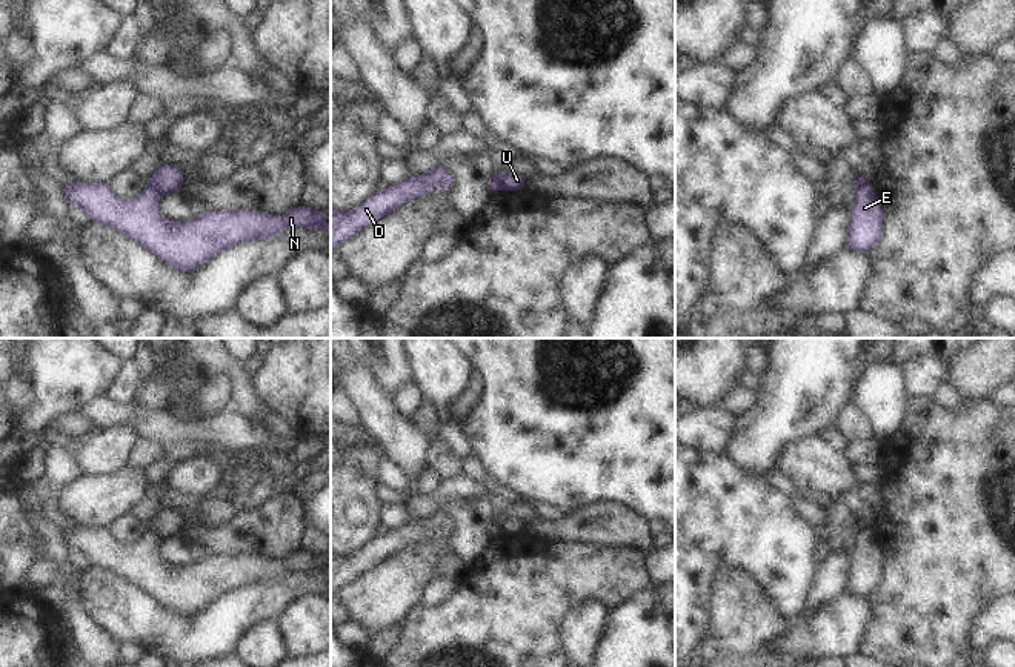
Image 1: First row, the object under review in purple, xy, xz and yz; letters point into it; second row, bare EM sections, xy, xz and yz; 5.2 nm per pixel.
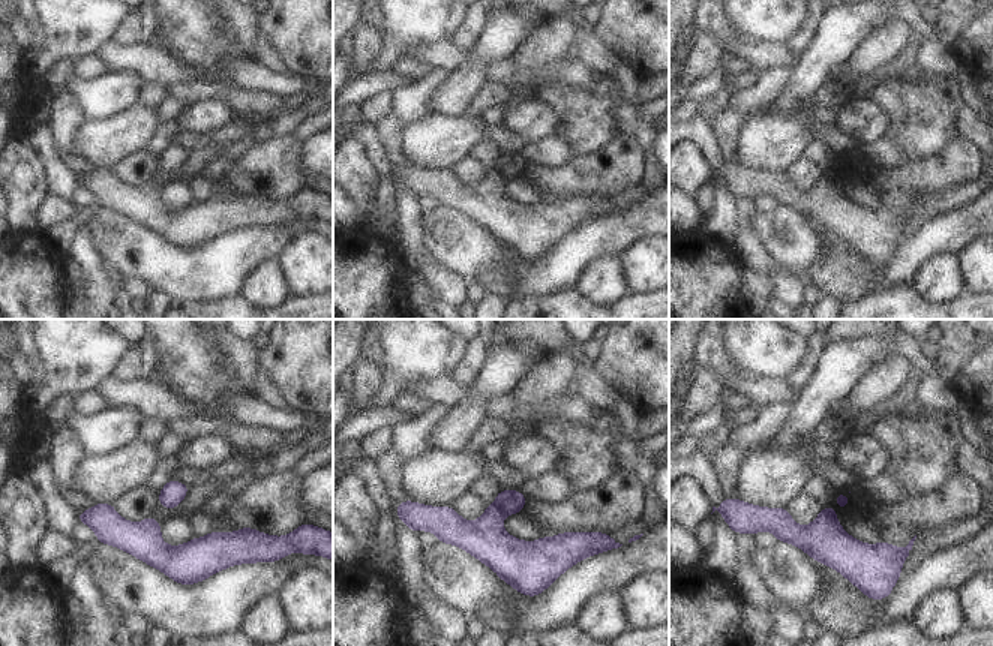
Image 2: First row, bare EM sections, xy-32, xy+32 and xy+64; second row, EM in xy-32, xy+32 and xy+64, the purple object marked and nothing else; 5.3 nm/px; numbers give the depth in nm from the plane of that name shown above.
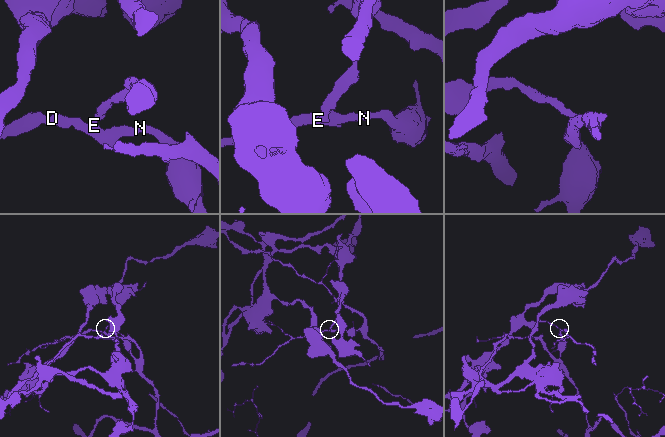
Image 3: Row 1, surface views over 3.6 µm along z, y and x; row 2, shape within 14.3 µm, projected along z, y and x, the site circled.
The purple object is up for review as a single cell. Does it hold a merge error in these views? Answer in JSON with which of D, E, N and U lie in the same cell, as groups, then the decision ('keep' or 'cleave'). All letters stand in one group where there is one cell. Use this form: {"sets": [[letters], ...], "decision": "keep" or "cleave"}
{"sets": [["D", "E", "N"], ["U"]], "decision": "cleave"}

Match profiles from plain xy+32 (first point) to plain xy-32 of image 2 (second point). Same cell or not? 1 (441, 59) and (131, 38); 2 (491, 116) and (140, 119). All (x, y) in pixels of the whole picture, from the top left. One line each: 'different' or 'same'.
1: different
2: different

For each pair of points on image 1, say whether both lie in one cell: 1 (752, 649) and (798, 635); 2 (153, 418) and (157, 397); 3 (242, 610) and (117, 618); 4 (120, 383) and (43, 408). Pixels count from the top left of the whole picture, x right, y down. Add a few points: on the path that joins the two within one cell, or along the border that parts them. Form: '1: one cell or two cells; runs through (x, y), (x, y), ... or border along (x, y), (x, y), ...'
1: two cells; border along (792, 621), (774, 640), (771, 650)
2: two cells; border along (134, 400), (142, 408), (166, 411)
3: one cell; runs through (211, 633), (168, 633), (148, 623)
4: two cells; border along (123, 361), (103, 394)

